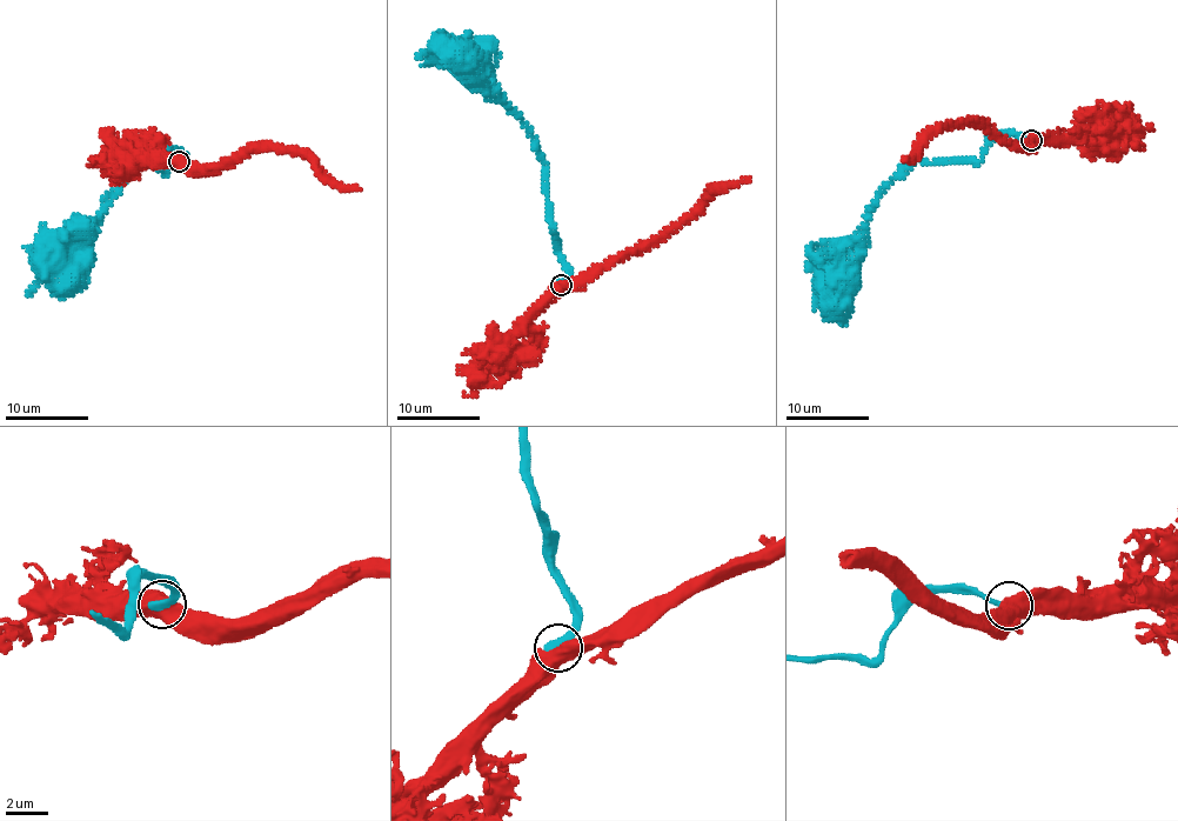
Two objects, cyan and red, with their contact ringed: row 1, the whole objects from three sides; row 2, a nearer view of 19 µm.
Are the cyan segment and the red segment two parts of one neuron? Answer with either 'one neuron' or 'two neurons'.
one neuron

